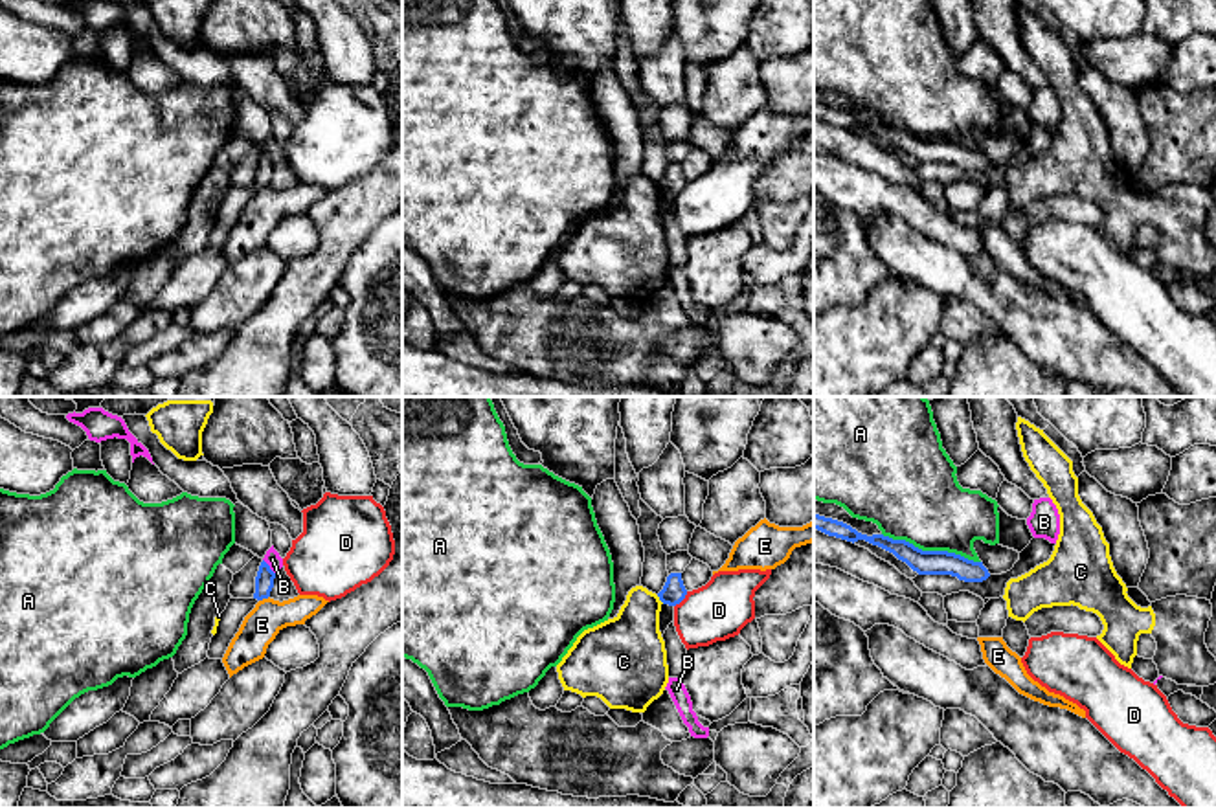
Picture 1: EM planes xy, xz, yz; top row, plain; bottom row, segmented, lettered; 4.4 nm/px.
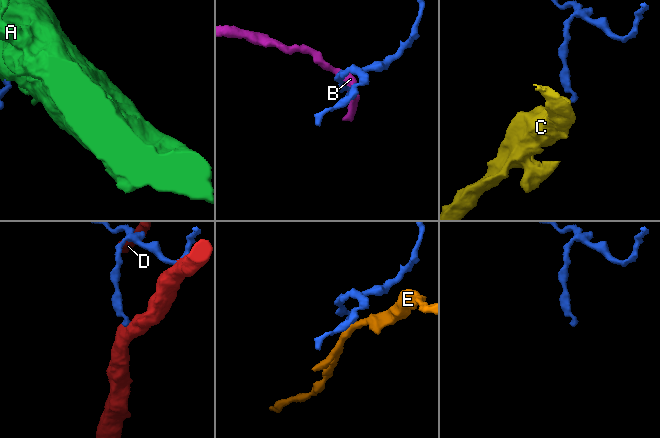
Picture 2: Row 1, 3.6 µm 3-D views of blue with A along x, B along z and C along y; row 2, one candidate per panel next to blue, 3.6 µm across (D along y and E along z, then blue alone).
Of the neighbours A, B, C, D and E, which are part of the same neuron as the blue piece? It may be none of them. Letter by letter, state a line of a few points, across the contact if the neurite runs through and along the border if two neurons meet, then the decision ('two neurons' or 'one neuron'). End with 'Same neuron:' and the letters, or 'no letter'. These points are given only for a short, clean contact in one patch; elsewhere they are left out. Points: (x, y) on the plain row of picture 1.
A: two neurons
B: line xy (263, 147), (274, 162); two neurons
C: line xz (656, 184), (664, 191); two neurons
D: two neurons
E: line xy (269, 184), (259, 190); two neurons
Same neuron: no letter

